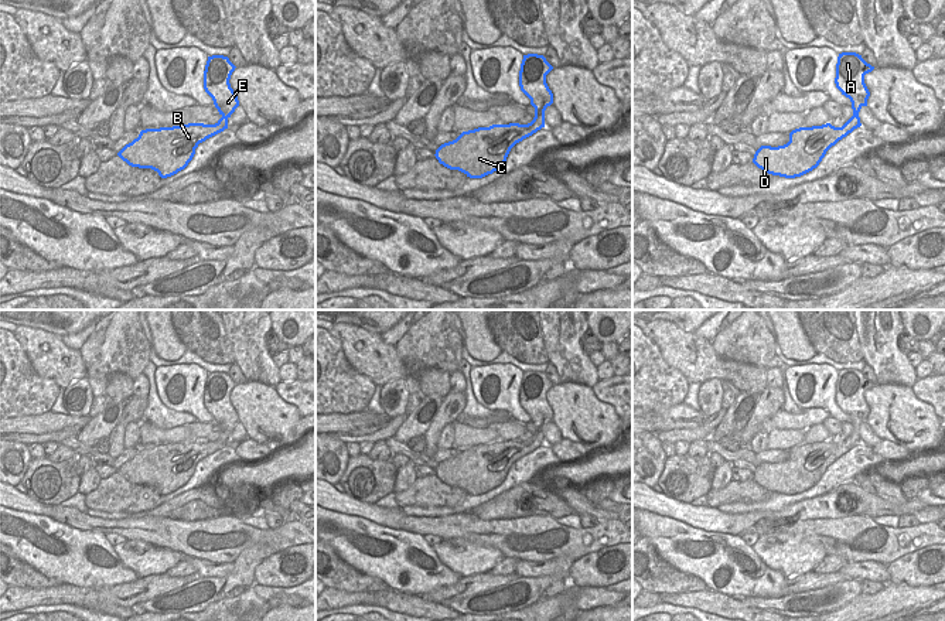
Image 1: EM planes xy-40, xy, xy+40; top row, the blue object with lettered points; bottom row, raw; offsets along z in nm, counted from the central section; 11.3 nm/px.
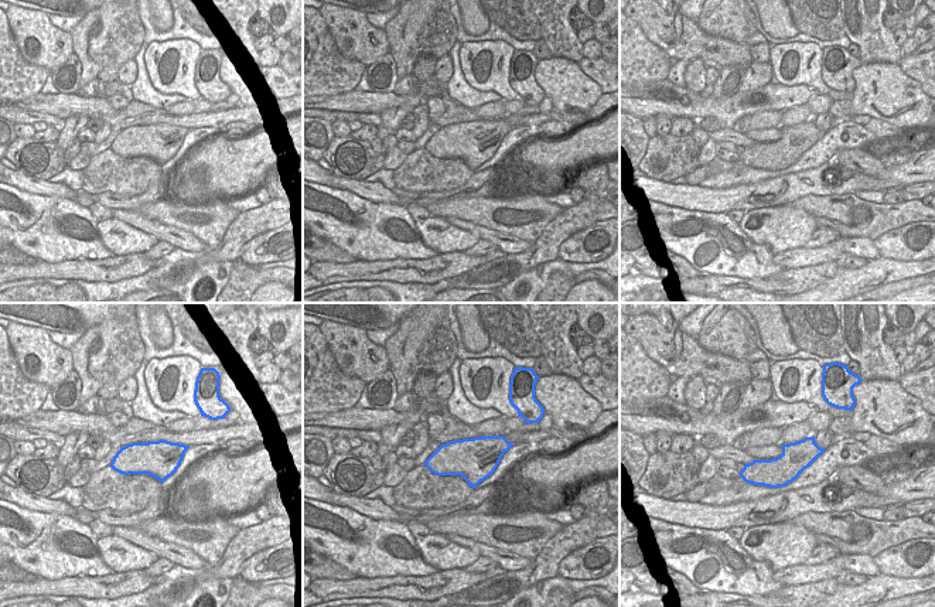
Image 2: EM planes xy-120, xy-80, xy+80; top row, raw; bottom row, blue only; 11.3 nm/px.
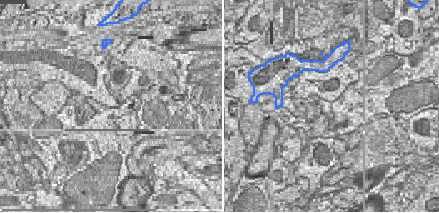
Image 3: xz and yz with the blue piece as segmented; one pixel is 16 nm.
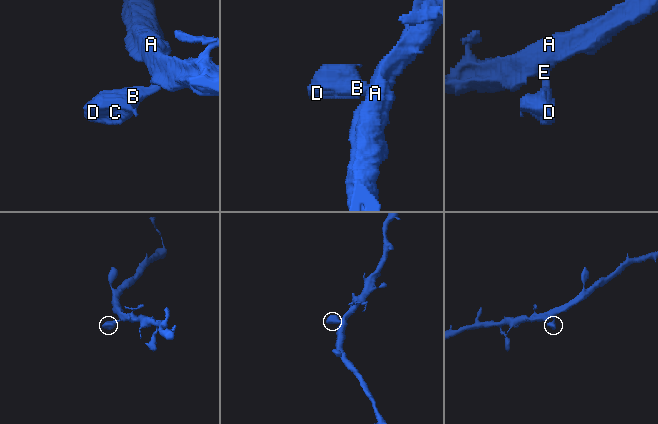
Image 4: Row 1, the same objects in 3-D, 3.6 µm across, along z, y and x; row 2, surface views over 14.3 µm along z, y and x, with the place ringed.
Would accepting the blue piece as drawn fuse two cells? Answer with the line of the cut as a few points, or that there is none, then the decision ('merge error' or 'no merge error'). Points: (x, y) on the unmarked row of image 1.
cut none; no merge error

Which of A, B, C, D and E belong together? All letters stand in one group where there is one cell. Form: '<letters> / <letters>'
A B C D E

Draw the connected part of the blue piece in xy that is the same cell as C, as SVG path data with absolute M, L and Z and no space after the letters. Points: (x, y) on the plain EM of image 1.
M523 372L519 403L535 424L533 437L528 441L492 441L463 448L456 457L436 467L439 480L470 495L482 495L499 487L516 460L545 444L545 427L553 420L553 410L546 400L546 392L552 386L543 372Z

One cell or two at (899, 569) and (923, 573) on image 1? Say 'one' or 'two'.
one

